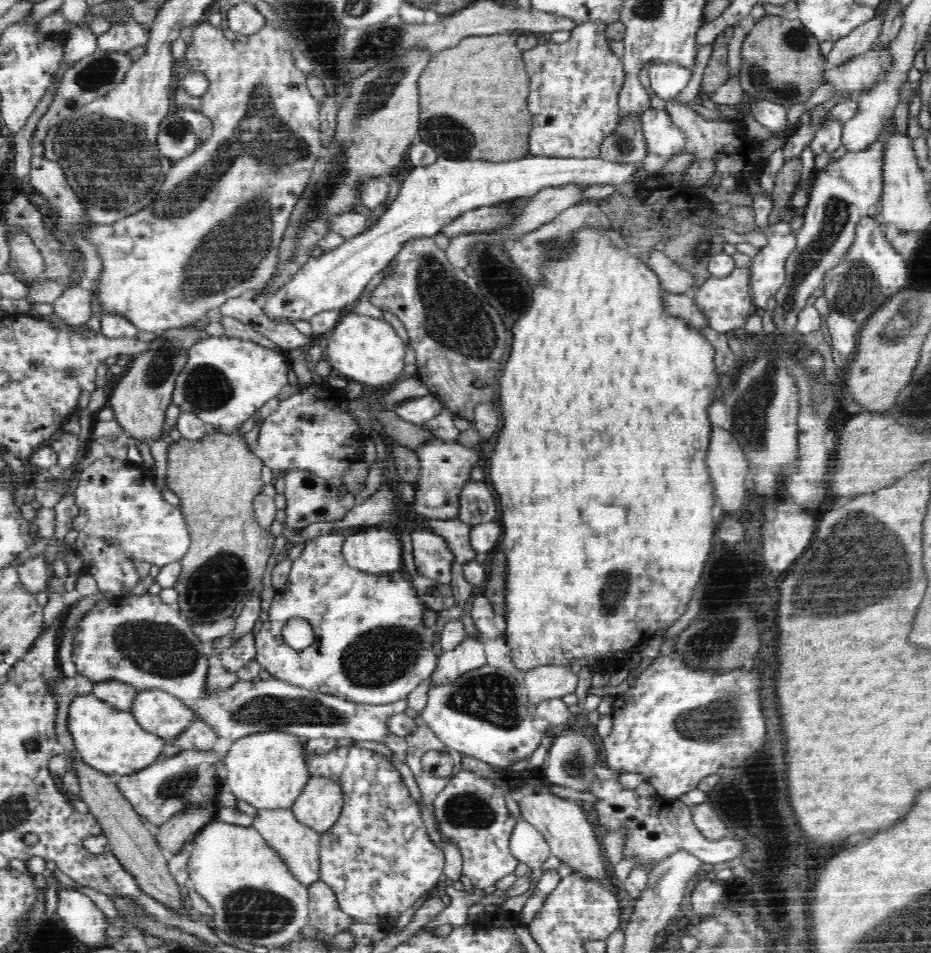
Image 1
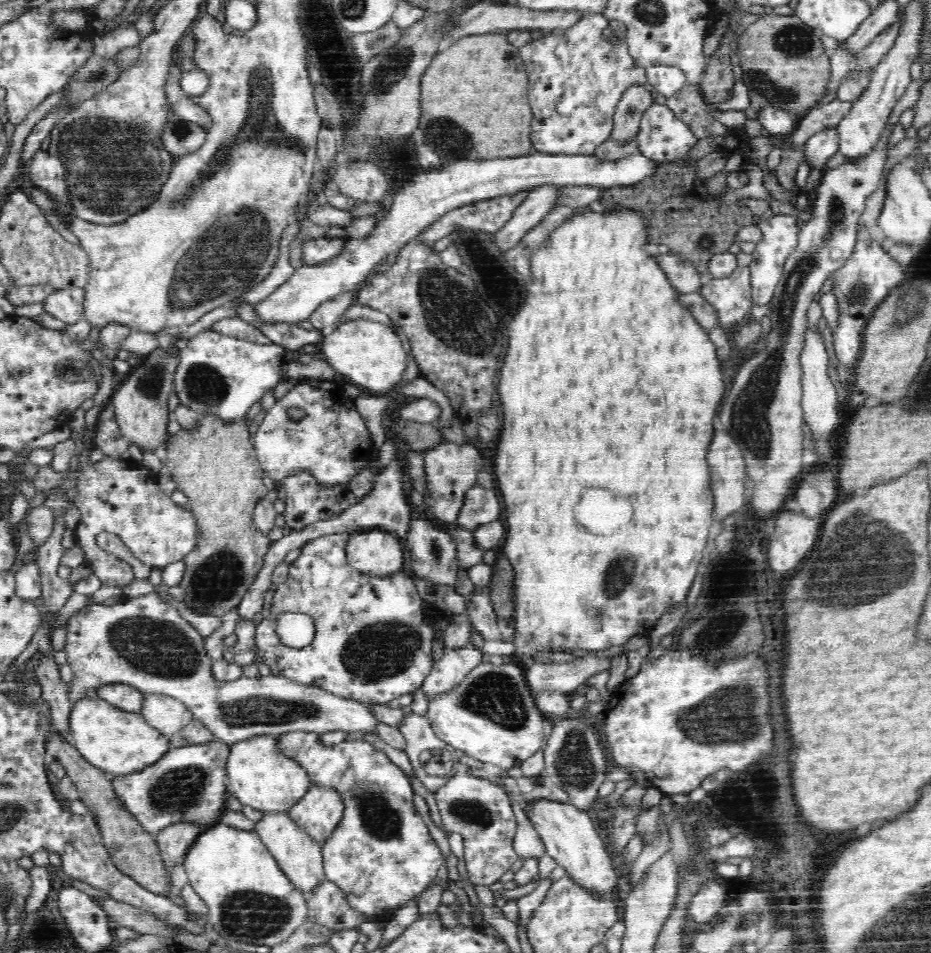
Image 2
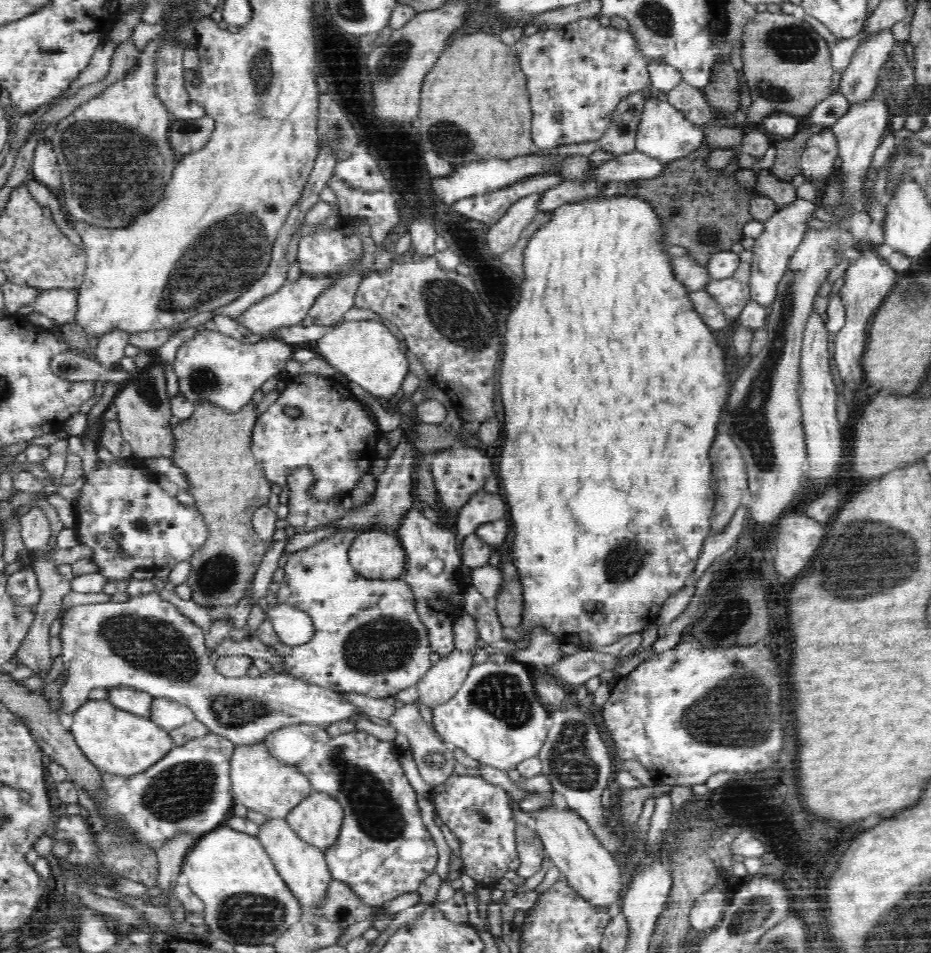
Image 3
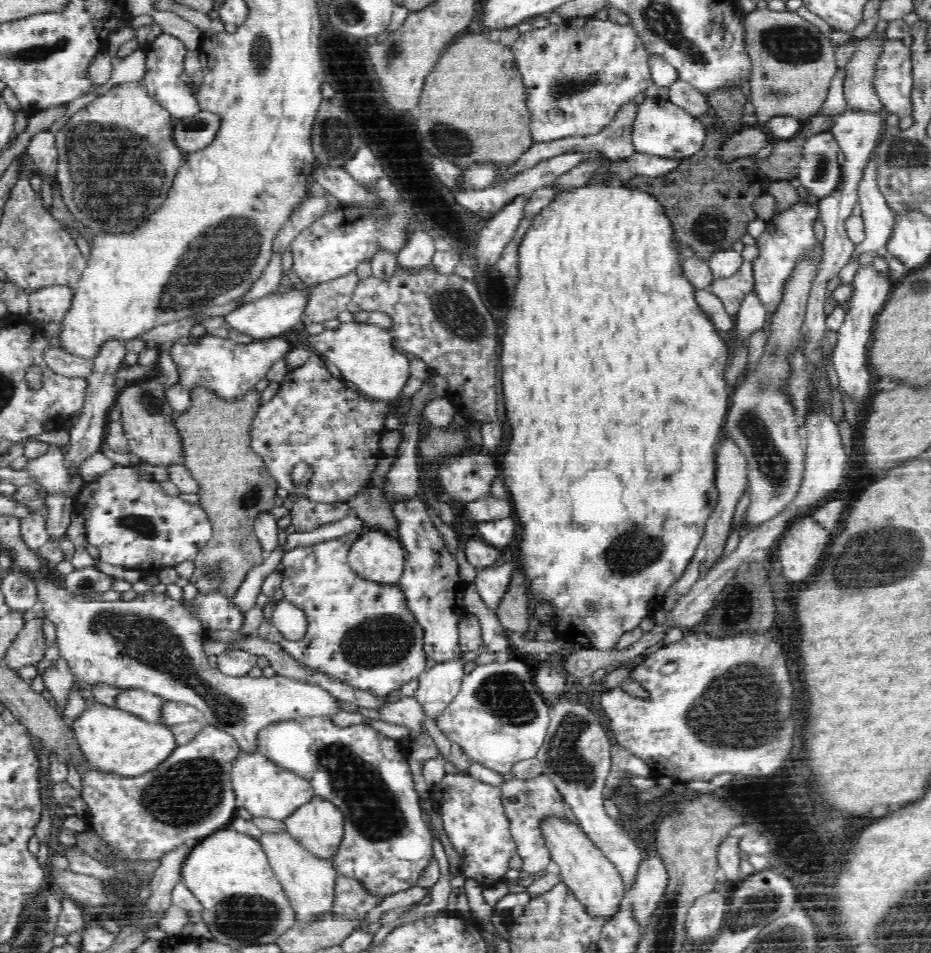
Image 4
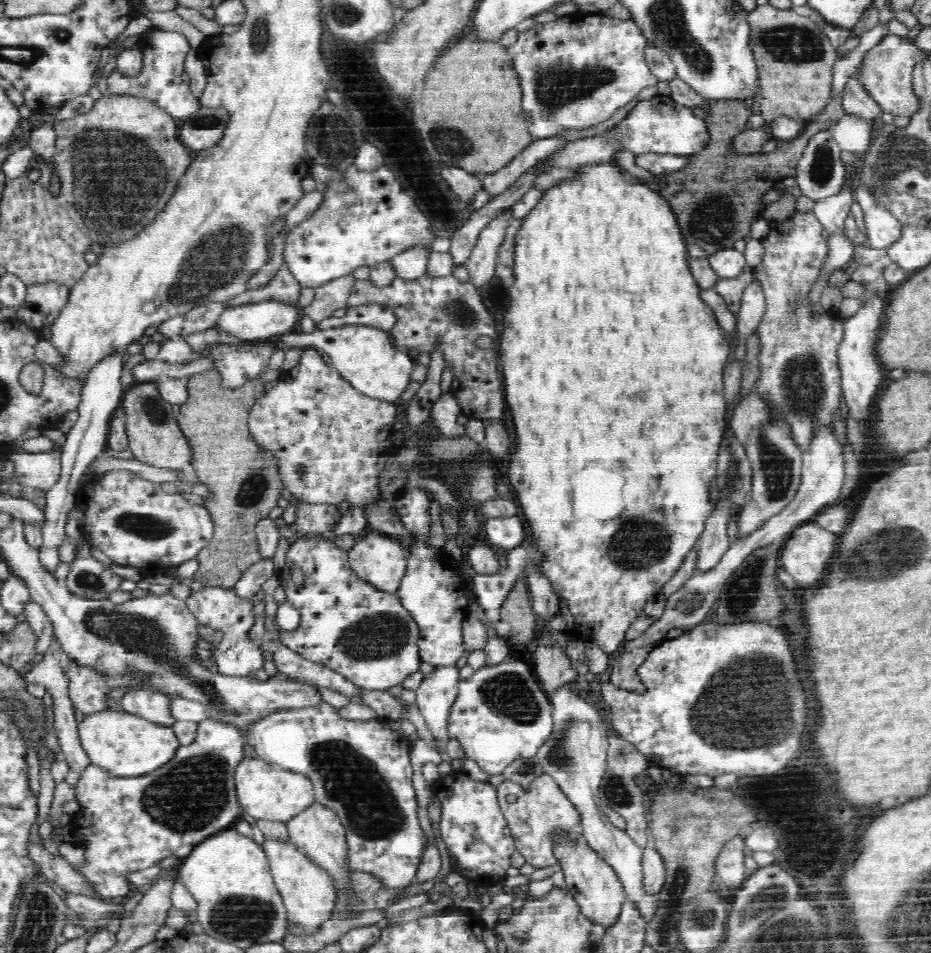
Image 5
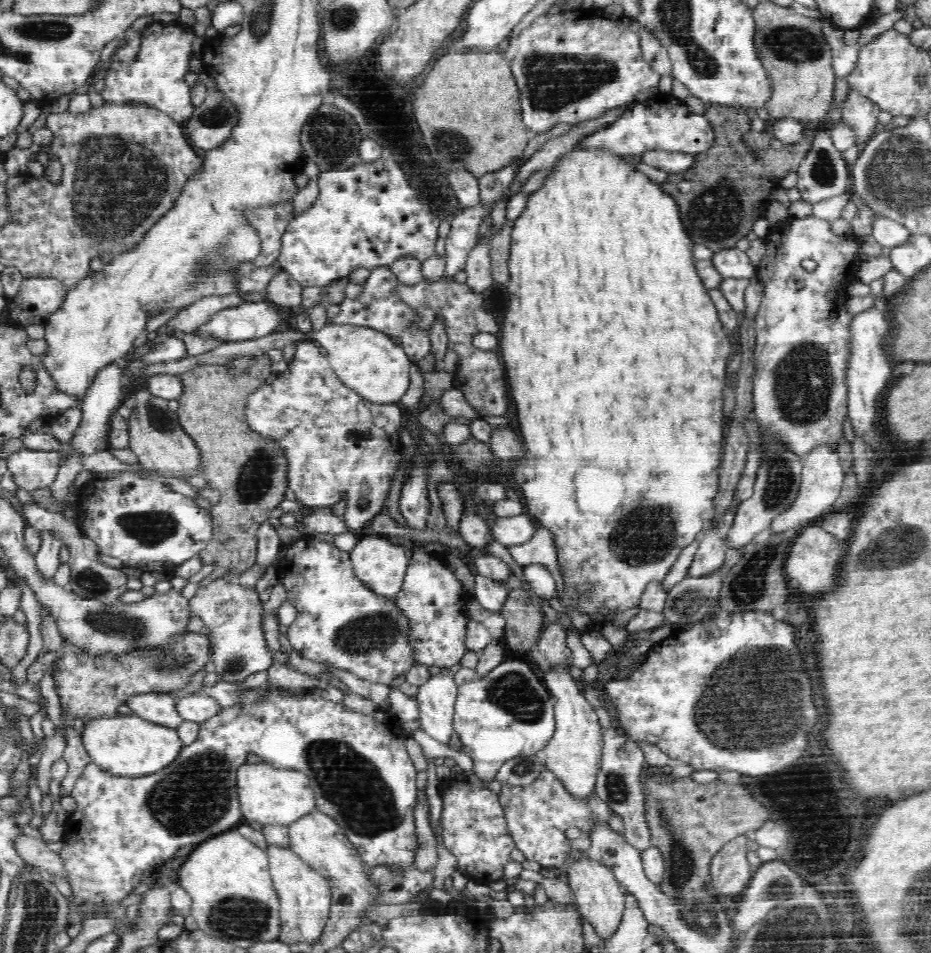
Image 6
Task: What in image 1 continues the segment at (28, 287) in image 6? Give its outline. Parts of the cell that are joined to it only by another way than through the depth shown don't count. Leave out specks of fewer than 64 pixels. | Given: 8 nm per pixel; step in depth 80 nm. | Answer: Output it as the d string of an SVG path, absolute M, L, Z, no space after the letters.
M70 286L52 303L53 314L60 320L74 327L84 325L92 316L92 298L86 288Z

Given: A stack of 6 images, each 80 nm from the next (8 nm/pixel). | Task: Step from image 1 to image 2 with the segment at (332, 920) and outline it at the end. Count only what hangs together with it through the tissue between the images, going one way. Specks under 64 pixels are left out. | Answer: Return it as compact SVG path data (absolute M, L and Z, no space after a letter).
M330 881L322 882L318 890L307 895L307 910L309 920L334 933L358 927L367 920L365 914L348 907L344 891Z

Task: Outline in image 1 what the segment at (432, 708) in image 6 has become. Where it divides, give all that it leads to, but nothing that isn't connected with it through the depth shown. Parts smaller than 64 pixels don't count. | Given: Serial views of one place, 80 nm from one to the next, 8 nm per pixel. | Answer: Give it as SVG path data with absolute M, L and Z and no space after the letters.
M466 636L466 640L460 642L454 650L443 652L438 657L437 666L431 674L431 687L487 664L483 637L480 636L479 640Z

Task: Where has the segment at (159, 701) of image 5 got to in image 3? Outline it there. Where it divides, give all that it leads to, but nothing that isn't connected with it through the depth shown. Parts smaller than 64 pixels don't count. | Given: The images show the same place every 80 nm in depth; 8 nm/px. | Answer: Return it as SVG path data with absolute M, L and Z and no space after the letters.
M127 687L108 689L107 700L116 708L152 719L154 695Z

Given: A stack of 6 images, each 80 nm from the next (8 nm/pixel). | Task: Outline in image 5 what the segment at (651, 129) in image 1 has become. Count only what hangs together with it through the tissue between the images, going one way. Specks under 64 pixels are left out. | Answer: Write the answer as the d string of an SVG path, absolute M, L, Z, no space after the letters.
M655 95L649 100L642 100L625 116L625 118L614 126L612 130L607 130L601 135L585 137L583 139L568 142L566 146L556 154L547 157L547 161L539 168L537 176L550 172L552 168L573 168L584 166L587 163L607 162L612 159L618 151L626 149L635 155L656 153L675 154L678 156L693 155L706 148L709 143L708 123L696 115L690 108L678 104L668 95Z

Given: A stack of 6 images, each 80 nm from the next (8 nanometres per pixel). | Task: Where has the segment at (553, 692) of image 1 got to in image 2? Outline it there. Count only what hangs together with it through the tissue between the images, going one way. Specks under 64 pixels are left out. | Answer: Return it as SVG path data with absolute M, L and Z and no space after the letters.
M591 653L583 658L570 658L569 662L565 660L559 663L536 663L527 667L526 678L528 679L529 689L534 694L540 692L559 692L560 694L572 694L580 684L584 684L590 676L609 670L610 659L605 657L592 657Z

